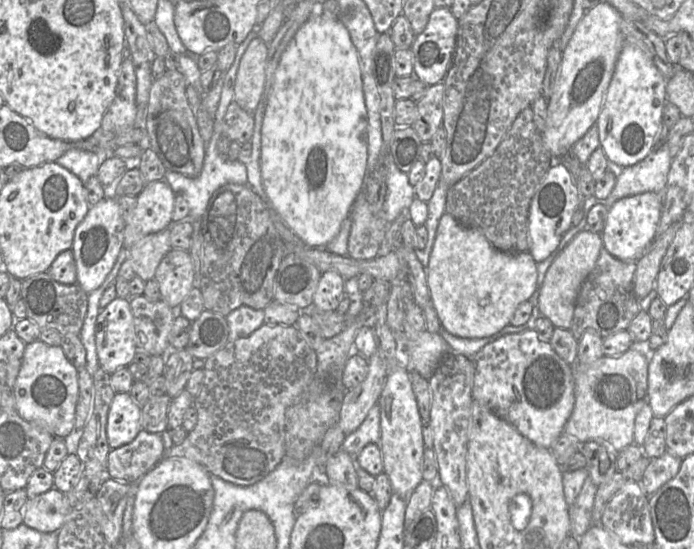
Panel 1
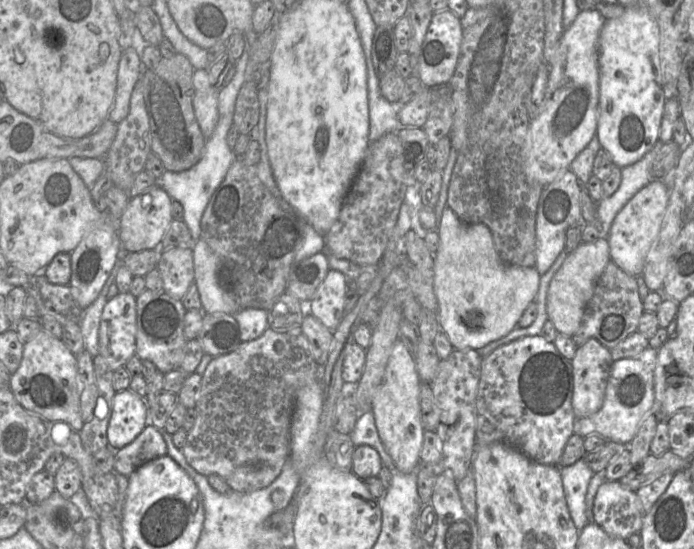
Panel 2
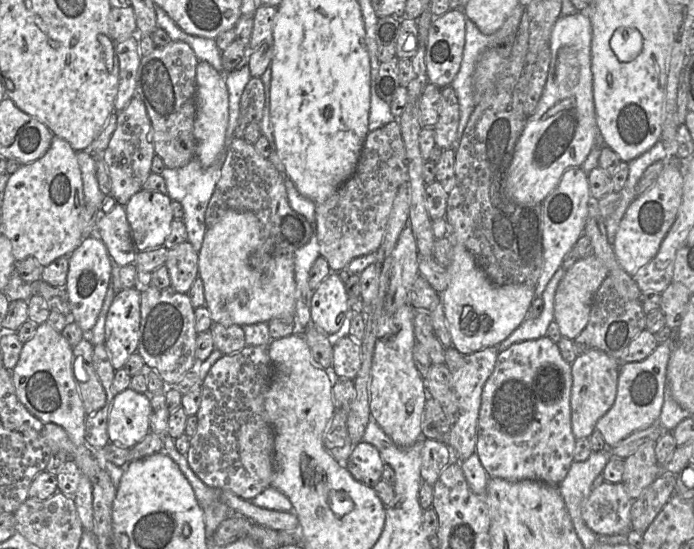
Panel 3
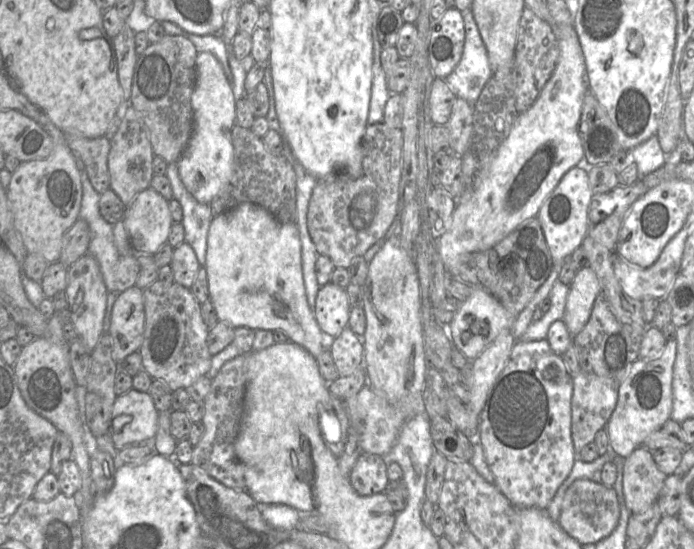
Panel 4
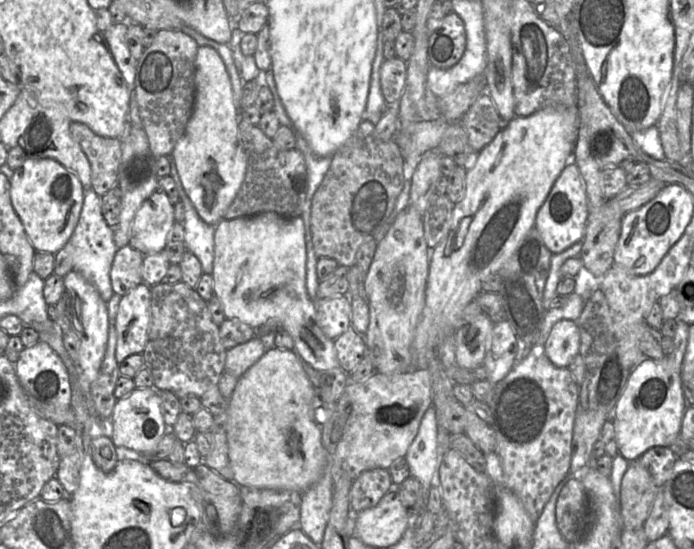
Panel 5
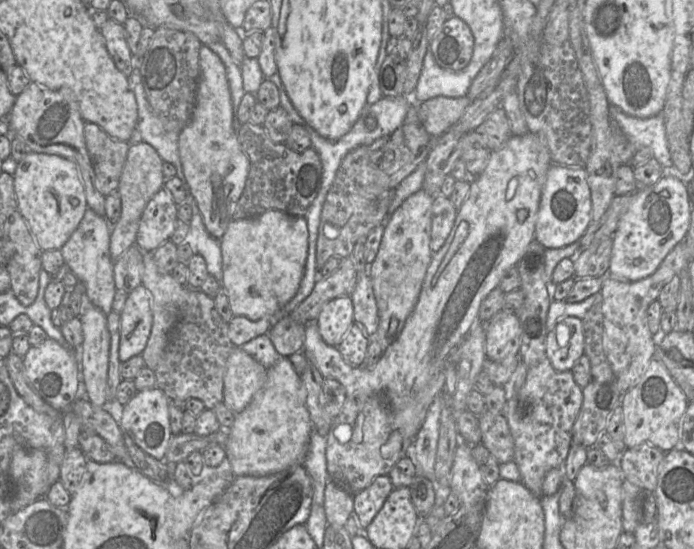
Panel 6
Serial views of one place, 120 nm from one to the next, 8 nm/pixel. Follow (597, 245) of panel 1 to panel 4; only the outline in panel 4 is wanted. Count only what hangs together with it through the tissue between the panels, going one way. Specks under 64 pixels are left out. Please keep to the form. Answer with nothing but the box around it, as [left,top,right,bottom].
[562,266,600,337]

